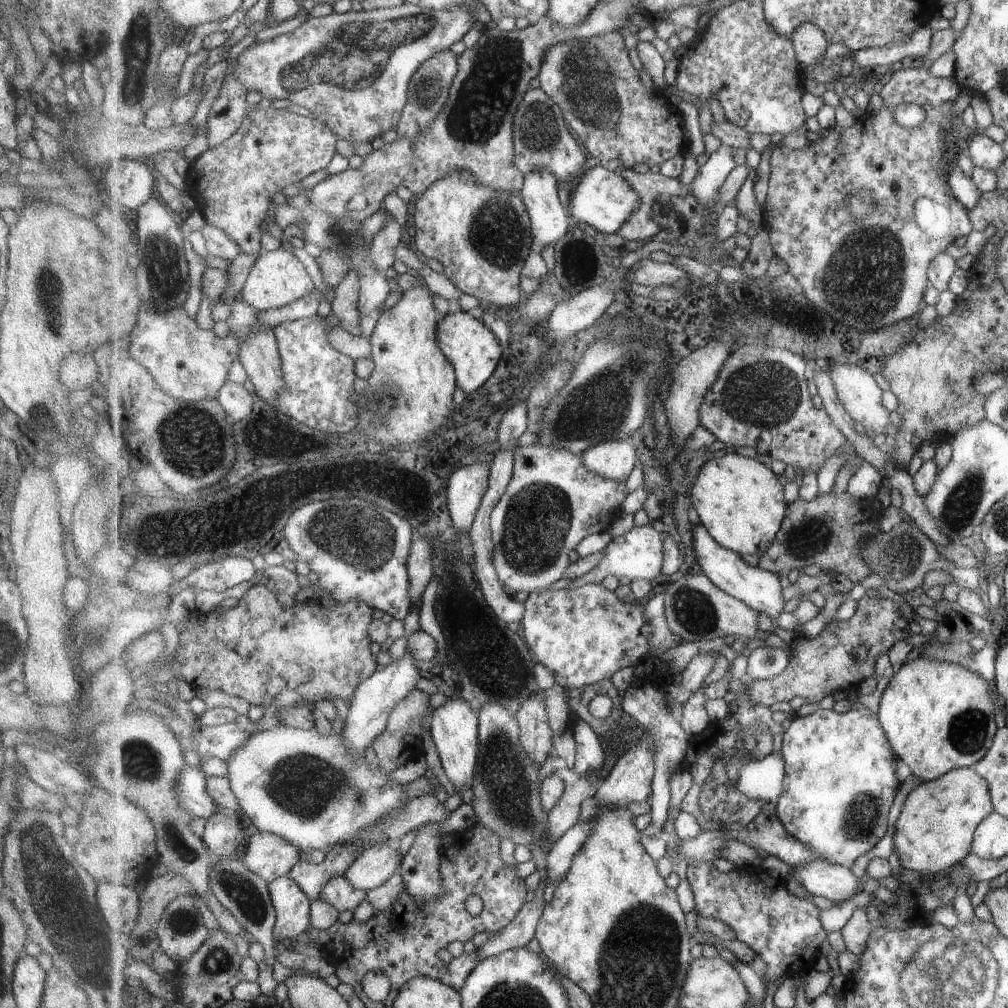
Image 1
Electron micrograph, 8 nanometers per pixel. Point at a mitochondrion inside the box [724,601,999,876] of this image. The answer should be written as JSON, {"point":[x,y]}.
{"point":[968,729]}

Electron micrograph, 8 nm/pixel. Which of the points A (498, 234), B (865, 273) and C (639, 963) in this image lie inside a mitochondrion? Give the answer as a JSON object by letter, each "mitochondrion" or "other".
{"A":"mitochondrion","B":"mitochondrion","C":"mitochondrion"}

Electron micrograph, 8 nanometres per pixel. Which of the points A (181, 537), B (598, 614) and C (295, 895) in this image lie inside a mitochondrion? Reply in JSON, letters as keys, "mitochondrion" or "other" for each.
{"A":"mitochondrion","B":"other","C":"other"}

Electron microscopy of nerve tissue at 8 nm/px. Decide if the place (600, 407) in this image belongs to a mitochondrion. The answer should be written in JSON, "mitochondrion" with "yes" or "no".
{"mitochondrion":"yes"}

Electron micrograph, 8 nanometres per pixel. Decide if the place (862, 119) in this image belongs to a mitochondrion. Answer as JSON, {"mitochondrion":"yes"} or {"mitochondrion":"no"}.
{"mitochondrion":"no"}

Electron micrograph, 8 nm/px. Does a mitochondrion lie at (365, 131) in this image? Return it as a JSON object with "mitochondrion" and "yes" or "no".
{"mitochondrion":"no"}

